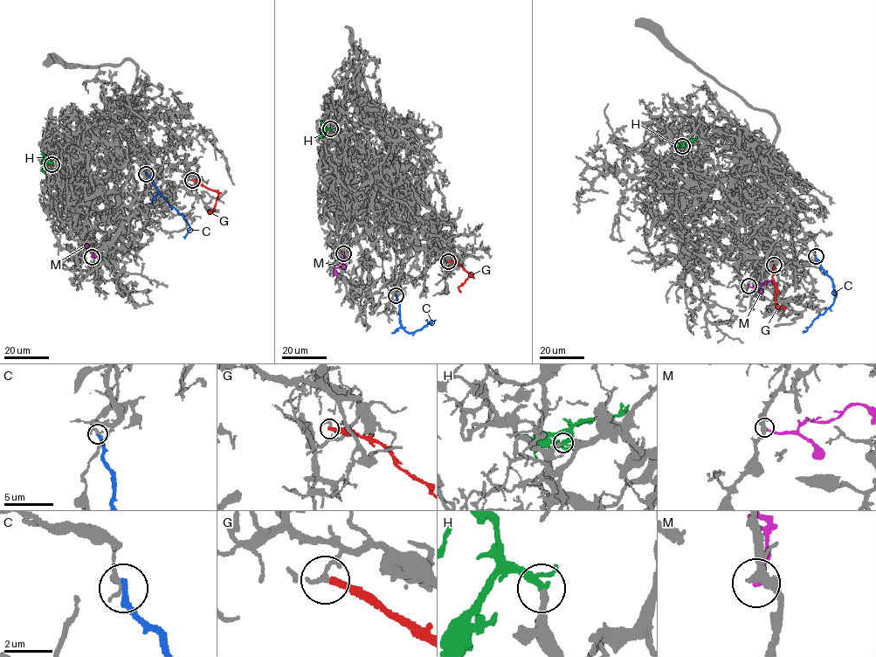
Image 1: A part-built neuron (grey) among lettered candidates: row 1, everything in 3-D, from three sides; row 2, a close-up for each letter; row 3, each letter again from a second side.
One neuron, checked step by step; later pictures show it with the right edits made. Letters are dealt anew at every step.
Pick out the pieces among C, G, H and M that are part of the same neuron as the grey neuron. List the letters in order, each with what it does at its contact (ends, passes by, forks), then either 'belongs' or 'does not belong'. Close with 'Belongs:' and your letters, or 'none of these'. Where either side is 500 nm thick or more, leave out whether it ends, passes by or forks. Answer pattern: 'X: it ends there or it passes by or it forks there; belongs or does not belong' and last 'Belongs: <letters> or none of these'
C: it ends there; does not belong
G: it ends there; does not belong
H: it passes by; belongs
M: it ends there; does not belong
Belongs: H

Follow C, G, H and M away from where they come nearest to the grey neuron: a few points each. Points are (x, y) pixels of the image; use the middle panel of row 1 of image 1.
C: (396, 295), (402, 327), (412, 332), (432, 321), (425, 321)
G: (448, 261), (460, 264), (471, 274), (458, 287), (461, 292)
H: (330, 128), (320, 134), (320, 127)
M: (344, 253), (344, 260), (335, 269), (337, 274)

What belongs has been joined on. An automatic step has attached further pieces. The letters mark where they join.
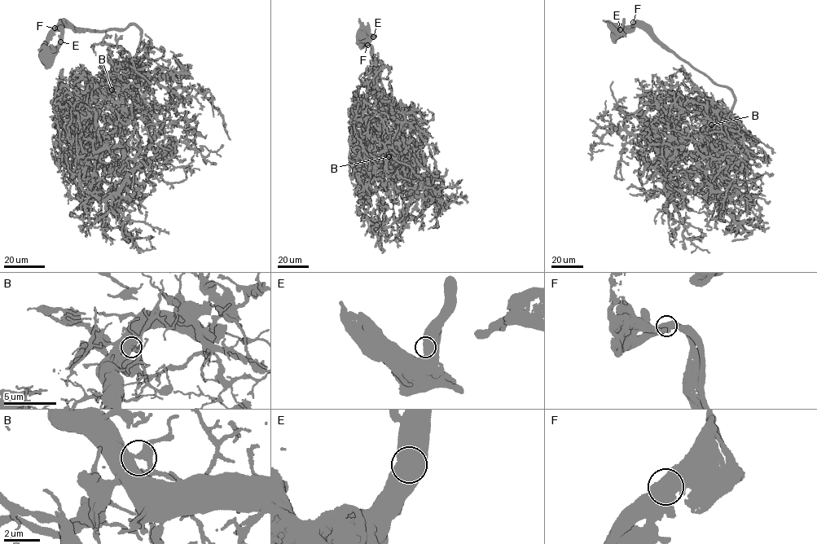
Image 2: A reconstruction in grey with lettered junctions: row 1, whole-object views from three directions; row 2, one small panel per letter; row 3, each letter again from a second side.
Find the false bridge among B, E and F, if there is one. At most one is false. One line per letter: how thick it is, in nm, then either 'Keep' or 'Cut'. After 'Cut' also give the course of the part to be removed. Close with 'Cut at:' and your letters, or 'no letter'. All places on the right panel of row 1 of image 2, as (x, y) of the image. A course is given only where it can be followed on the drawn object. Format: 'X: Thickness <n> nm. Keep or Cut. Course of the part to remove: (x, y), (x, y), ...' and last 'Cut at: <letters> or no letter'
B: Thickness 340 nm. Keep
E: Thickness 1050 nm. Keep
F: Thickness 600 nm. Keep
Cut at: no letter

